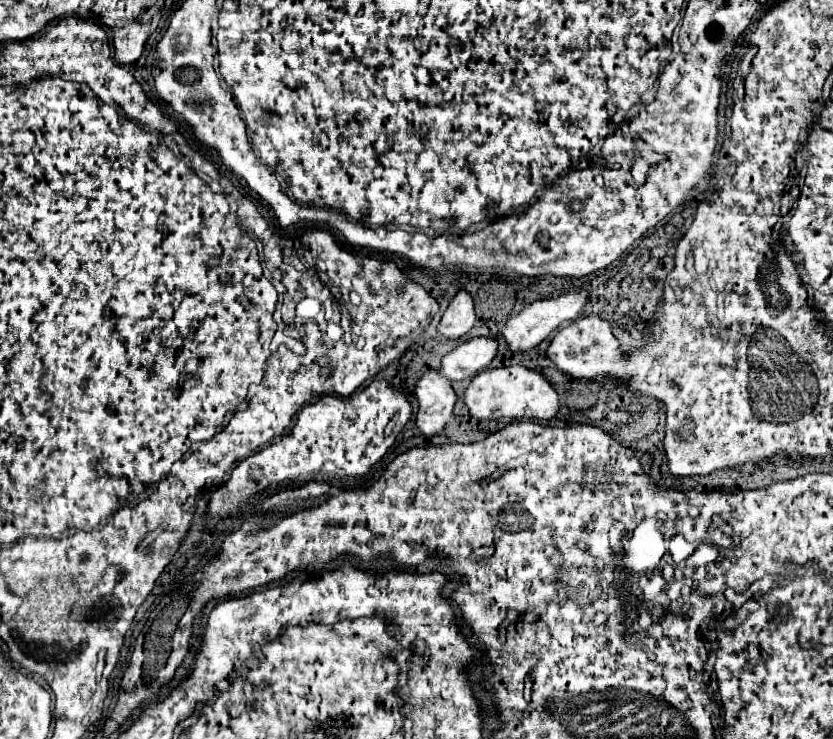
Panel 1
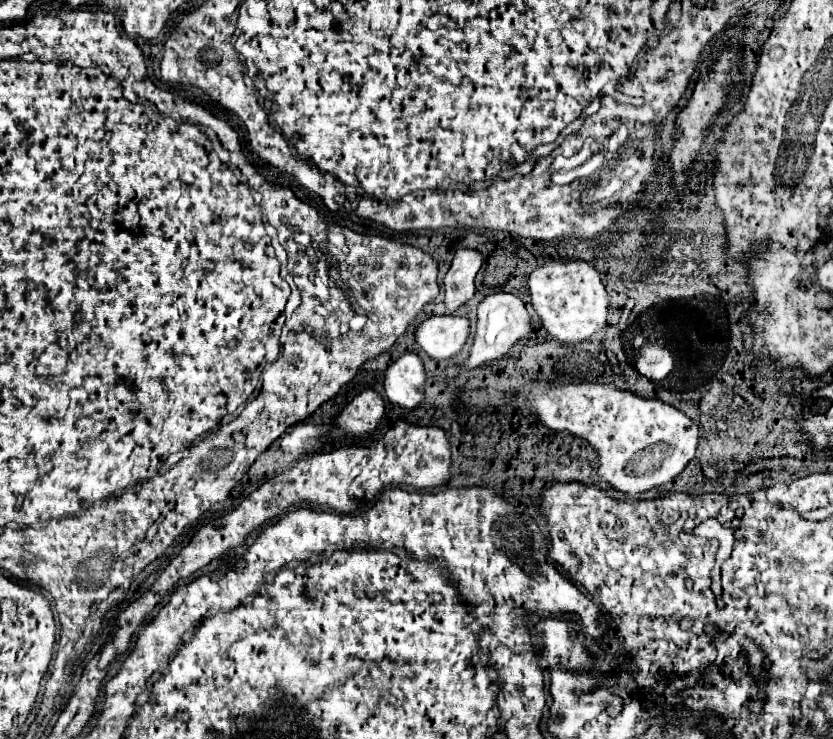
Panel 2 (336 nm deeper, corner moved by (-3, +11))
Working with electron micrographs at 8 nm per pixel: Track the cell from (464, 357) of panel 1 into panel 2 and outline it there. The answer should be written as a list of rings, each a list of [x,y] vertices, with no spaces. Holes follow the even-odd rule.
[[[430,316],[416,328],[416,342],[430,358],[448,360],[462,350],[468,334],[470,322],[464,316]]]

